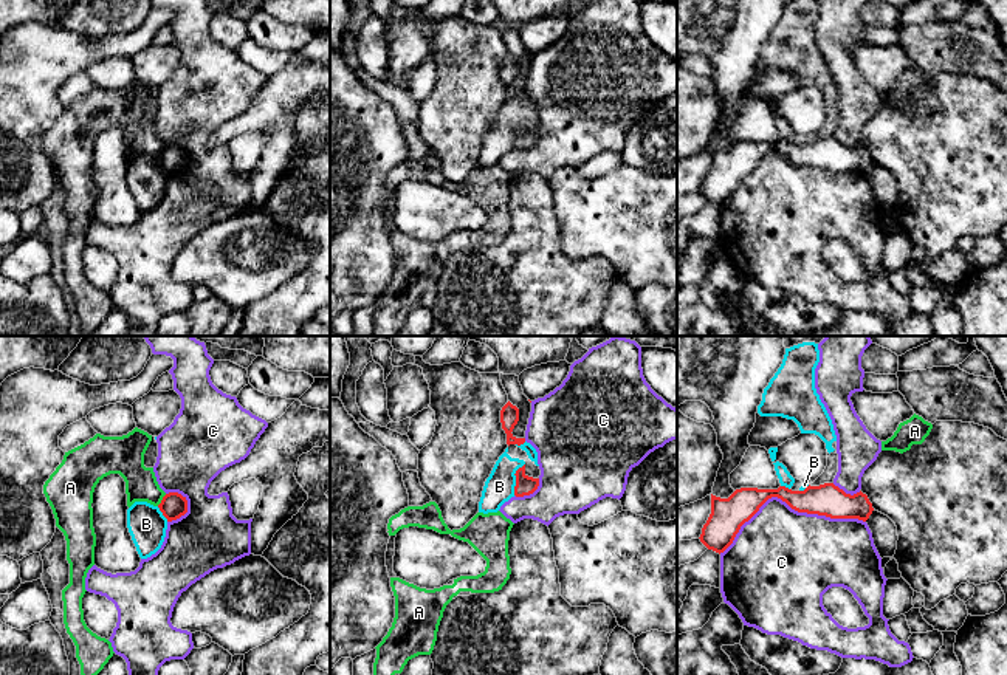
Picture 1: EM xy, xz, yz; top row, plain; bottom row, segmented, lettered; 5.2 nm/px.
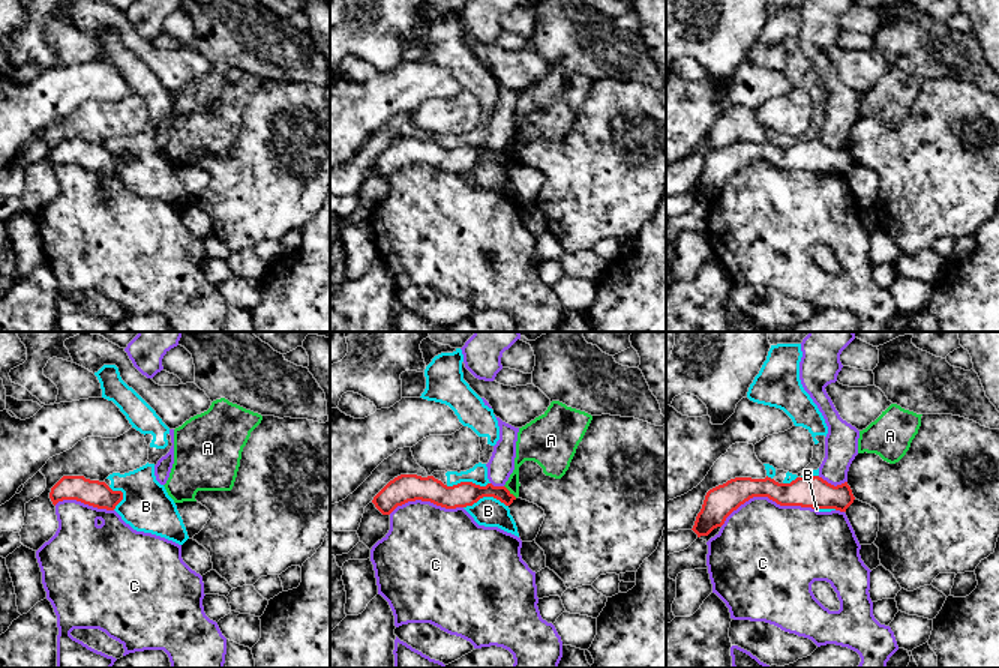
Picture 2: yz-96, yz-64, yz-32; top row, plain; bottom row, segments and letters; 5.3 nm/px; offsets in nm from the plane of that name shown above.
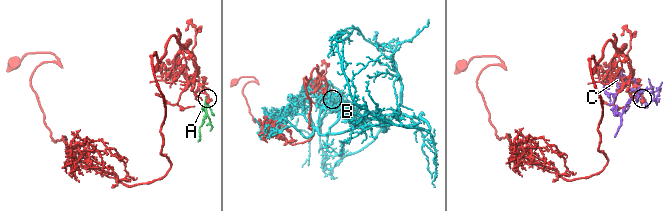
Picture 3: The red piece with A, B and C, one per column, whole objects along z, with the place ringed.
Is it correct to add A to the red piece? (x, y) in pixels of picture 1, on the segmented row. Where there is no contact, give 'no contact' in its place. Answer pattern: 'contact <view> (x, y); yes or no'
contact xy (161, 500); no

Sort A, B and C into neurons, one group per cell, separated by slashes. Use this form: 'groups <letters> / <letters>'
groups A / B / C

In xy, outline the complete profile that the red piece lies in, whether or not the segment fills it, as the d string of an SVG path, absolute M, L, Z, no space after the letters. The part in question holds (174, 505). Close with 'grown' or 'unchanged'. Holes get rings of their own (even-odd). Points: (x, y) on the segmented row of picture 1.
M169 492L158 505L167 522L177 520L187 512L187 500L178 492Z | unchanged

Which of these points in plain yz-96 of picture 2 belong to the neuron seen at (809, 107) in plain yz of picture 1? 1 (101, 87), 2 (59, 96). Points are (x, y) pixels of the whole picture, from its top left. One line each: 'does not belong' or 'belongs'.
1: does not belong
2: does not belong

